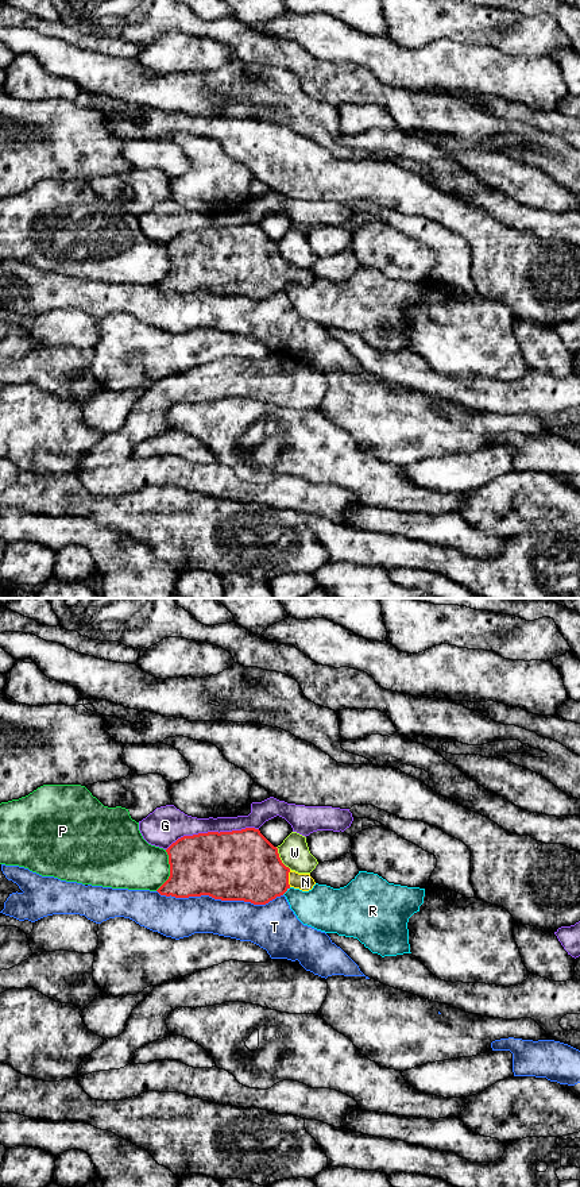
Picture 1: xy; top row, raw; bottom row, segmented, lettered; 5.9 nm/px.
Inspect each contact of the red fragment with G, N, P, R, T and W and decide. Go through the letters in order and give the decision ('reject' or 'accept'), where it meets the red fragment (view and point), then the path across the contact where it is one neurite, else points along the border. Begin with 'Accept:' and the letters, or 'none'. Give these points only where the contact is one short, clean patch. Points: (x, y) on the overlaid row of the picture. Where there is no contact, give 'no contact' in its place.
Accept: N
G: reject | xy (212, 832)
N: accept | xy (287, 878) | across xy (247, 867), (260, 877), (287, 878), (305, 882)
P: reject | xy (170, 870)
R: reject | xy (286, 890)
T: reject | xy (220, 898)
W: reject | xy (279, 859)

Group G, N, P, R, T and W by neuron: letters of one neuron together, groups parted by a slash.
G / N / P / R / T / W

